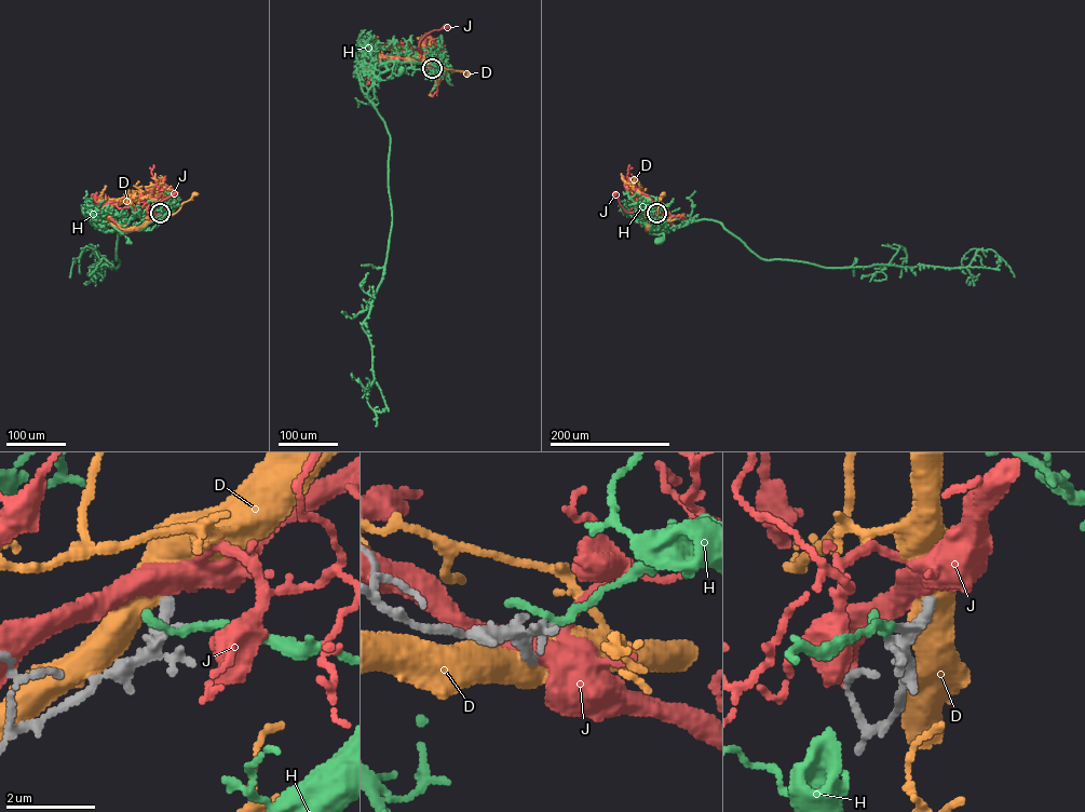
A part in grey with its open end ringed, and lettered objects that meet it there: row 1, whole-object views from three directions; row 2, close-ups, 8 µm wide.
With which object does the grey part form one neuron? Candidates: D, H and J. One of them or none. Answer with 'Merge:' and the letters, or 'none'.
Merge: none

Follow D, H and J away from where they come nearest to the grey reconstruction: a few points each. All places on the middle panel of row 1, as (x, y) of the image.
D: (432, 68), (439, 70), (442, 66), (468, 75)
H: (432, 67), (392, 61), (393, 72), (396, 76), (401, 69)
J: (432, 68), (436, 69), (437, 64), (420, 51), (420, 40), (431, 31), (447, 26)

